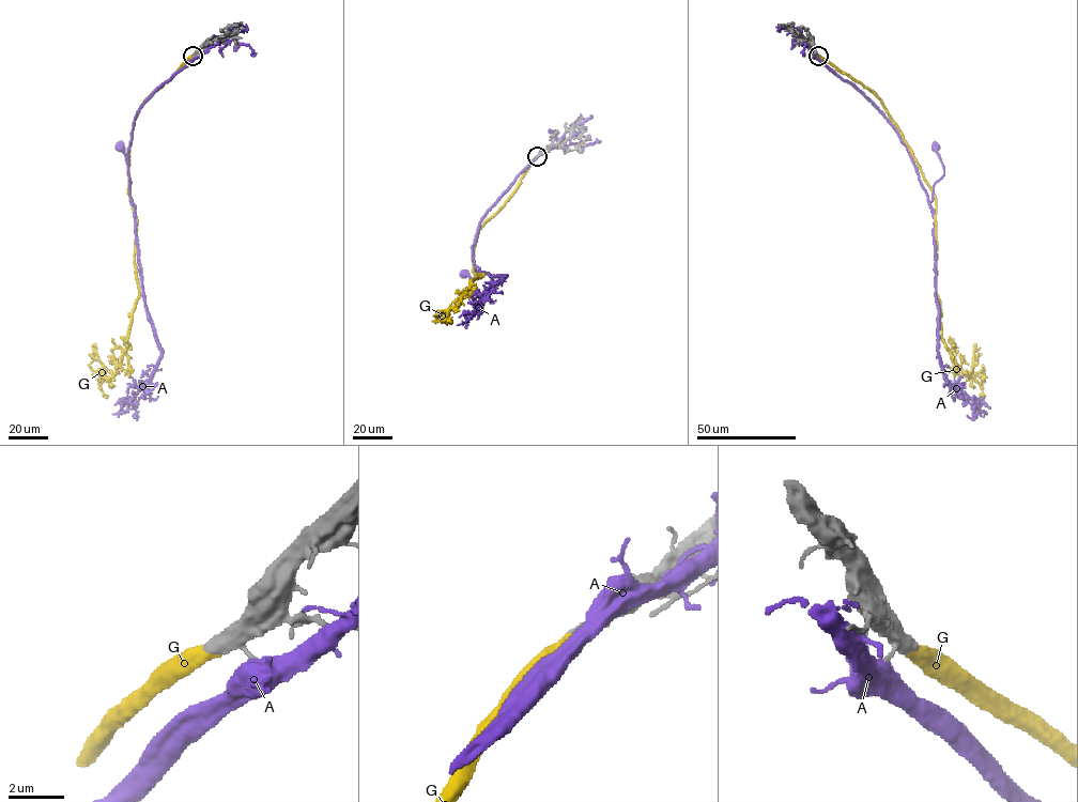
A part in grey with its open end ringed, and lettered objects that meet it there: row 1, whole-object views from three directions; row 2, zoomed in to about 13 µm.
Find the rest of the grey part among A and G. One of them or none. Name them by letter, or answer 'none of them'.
G

